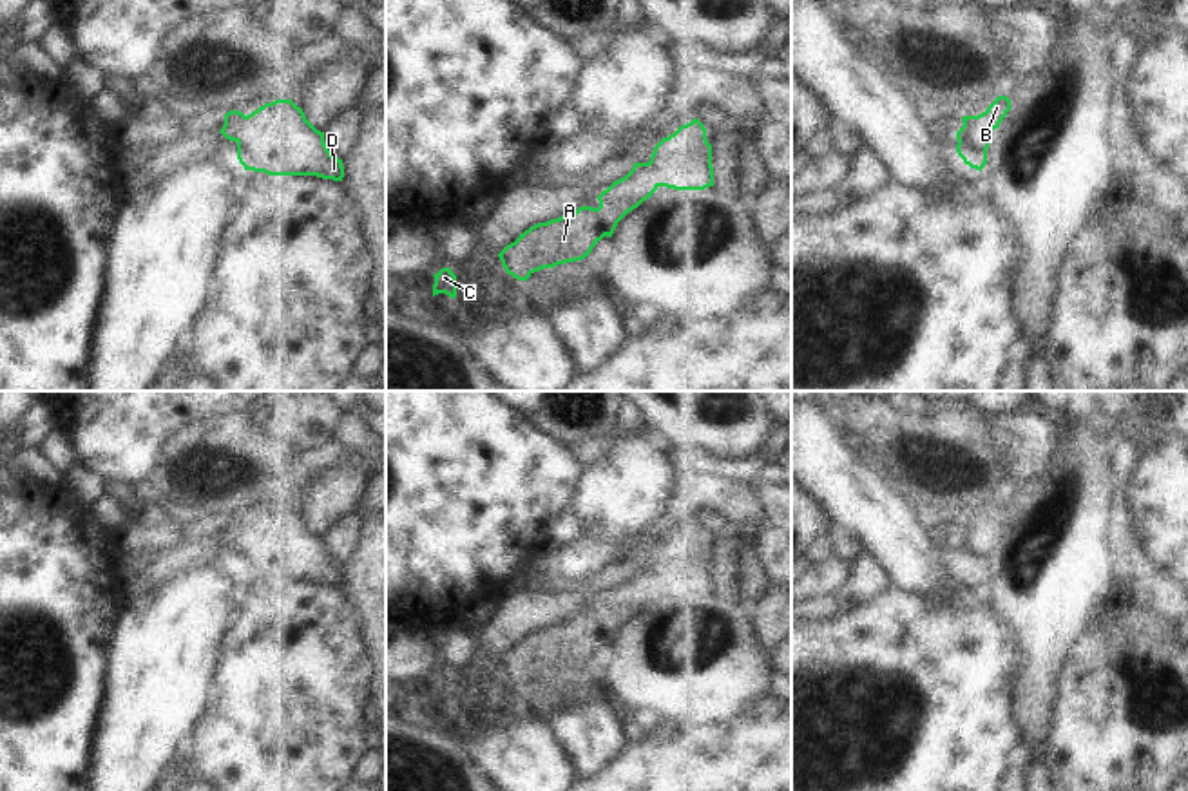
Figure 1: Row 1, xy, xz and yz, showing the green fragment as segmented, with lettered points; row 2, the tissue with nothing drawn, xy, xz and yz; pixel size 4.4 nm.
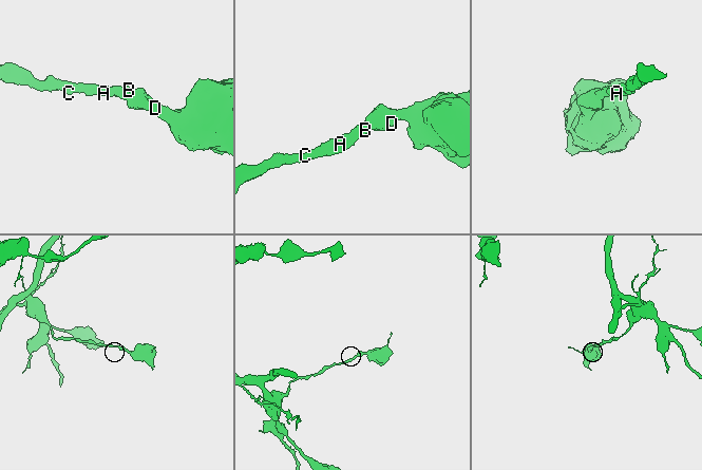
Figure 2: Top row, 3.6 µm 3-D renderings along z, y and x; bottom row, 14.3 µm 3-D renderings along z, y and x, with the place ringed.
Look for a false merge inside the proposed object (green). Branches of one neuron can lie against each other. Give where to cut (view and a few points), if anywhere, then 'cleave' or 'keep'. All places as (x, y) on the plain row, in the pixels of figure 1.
no cut; keep

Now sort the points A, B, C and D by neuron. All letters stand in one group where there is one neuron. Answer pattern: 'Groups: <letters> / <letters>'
Groups: A B C D.

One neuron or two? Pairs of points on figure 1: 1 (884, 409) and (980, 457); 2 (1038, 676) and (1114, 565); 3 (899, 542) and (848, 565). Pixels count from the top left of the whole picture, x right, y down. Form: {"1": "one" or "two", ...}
{"1": "one", "2": "one", "3": "two"}

